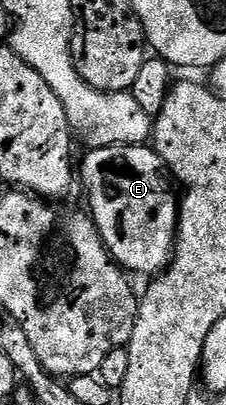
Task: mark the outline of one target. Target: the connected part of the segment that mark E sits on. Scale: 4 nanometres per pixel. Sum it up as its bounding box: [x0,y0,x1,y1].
[77,144,180,278]

